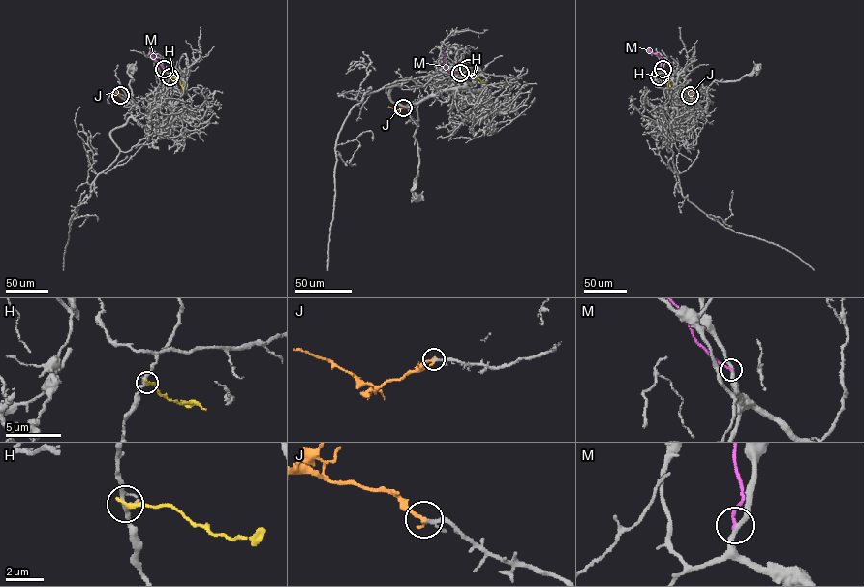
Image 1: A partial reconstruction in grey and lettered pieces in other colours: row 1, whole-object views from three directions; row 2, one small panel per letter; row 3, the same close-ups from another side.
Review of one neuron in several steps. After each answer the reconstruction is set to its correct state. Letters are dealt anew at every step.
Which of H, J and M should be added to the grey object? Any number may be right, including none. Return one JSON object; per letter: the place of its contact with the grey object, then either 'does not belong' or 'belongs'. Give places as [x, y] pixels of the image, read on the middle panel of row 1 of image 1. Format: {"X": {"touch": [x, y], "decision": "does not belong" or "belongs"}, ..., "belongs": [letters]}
{"H": {"touch": [468, 68], "decision": "does not belong"}, "J": {"touch": [403, 108], "decision": "belongs"}, "M": {"touch": [460, 73], "decision": "does not belong"}, "belongs": ["J"]}

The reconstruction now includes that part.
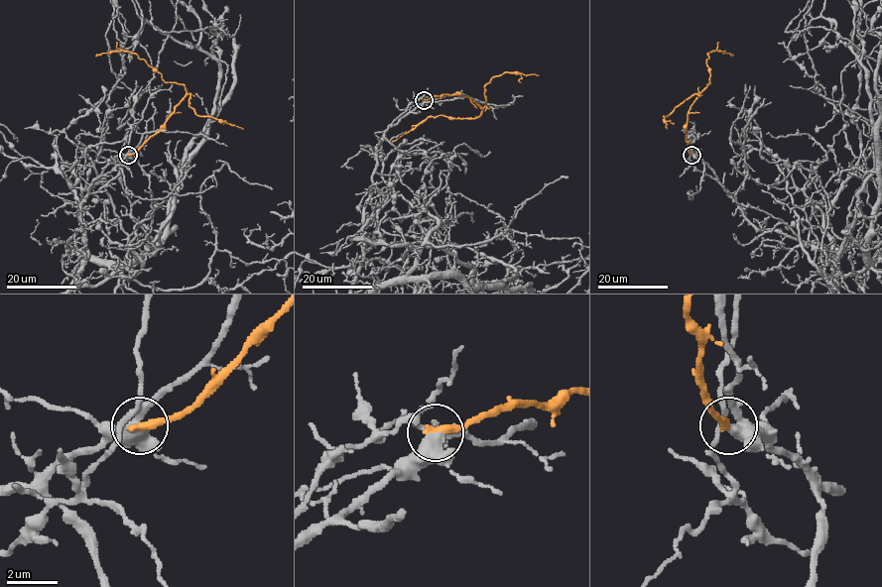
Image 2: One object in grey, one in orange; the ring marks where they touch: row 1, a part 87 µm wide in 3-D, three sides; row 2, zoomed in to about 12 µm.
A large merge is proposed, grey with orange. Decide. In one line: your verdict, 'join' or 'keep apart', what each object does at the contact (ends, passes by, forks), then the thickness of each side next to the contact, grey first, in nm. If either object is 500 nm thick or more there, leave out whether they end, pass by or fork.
keep apart; grey forks; orange ends; calibres 380 and 360 nm

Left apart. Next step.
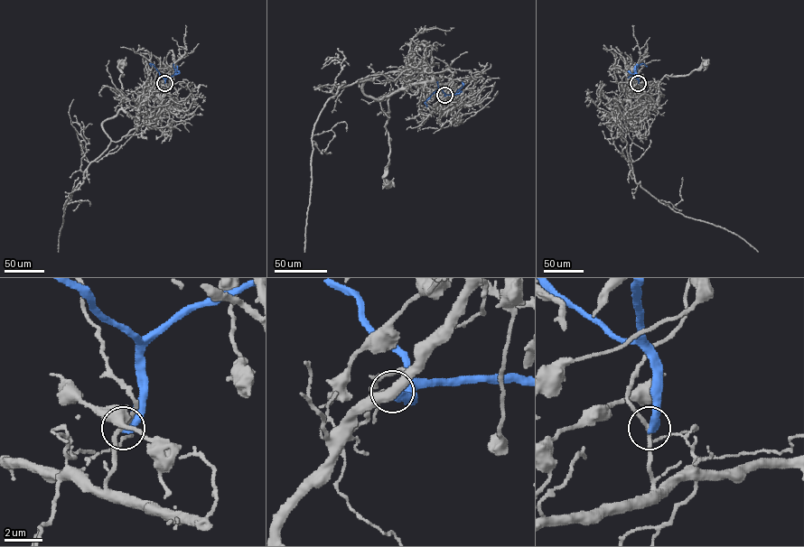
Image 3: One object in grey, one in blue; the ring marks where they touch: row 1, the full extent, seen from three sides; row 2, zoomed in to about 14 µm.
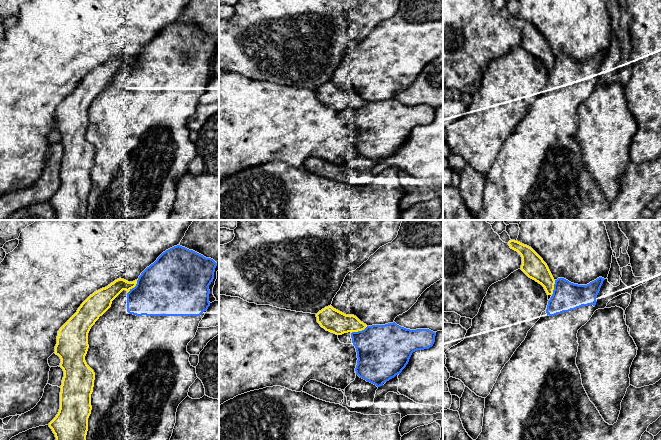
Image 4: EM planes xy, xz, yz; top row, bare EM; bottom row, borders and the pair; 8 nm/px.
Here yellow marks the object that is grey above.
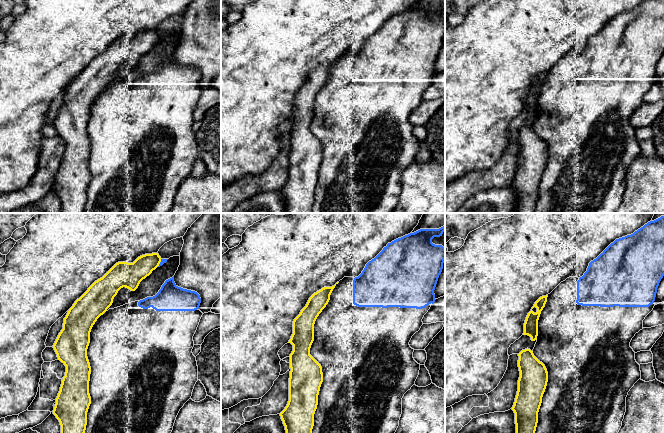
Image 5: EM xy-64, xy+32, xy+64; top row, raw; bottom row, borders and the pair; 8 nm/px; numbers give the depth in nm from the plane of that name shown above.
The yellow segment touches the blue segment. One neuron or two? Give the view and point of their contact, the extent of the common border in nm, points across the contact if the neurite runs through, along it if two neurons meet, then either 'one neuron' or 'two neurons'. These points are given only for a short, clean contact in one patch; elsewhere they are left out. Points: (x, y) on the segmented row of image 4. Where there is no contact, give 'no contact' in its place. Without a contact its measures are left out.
meets yellow in xy at (134, 286); contact 150 nm long; two neurons

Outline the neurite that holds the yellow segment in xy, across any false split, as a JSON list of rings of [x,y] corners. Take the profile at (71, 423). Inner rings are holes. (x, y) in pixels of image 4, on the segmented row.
[[[117,279],[90,295],[77,312],[60,328],[55,354],[61,359],[64,377],[60,392],[60,409],[49,423],[56,440],[86,440],[91,414],[91,394],[95,373],[87,365],[88,333],[95,322],[123,291],[136,286],[137,280]]]

